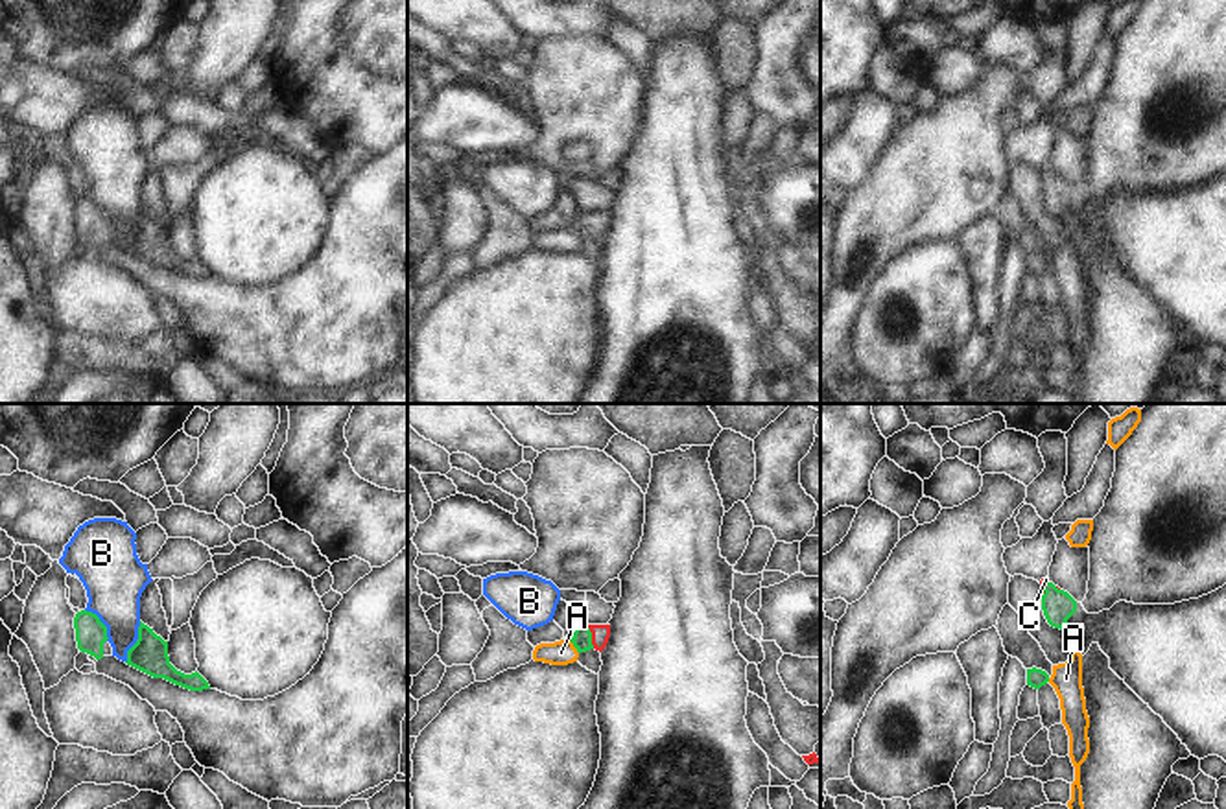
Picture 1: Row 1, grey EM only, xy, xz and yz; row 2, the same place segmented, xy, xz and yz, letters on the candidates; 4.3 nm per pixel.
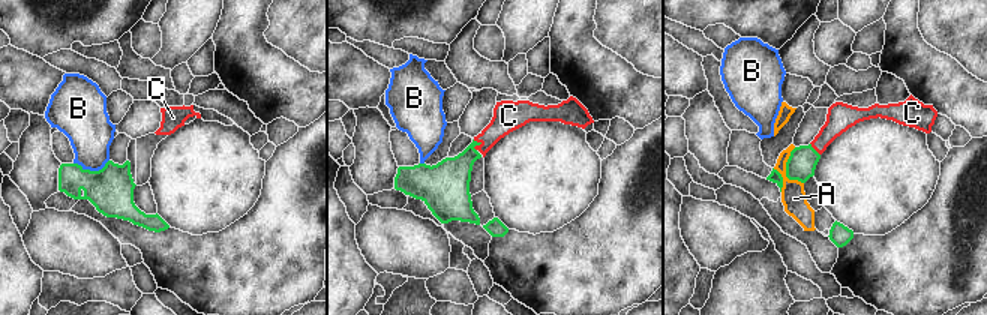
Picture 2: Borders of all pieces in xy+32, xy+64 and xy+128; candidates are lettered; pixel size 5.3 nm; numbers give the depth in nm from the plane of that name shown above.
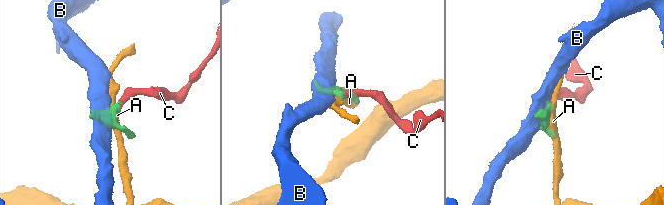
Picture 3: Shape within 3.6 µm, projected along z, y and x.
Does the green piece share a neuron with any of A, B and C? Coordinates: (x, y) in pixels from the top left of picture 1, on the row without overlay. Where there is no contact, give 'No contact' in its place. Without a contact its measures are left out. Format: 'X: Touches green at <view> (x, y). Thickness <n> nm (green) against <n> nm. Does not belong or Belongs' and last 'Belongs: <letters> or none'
A: Touches green at xz (574, 233). Thickness 90 nm (green) against 110 nm. Does not belong
B: Touches green at xy (137, 229). Thickness 160 nm (green) against 240 nm. Does not belong
C: Touches green at xz (590, 223). Thickness 90 nm (green) against 80 nm. Belongs
Belongs: C

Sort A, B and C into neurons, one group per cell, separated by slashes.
A / B / C

